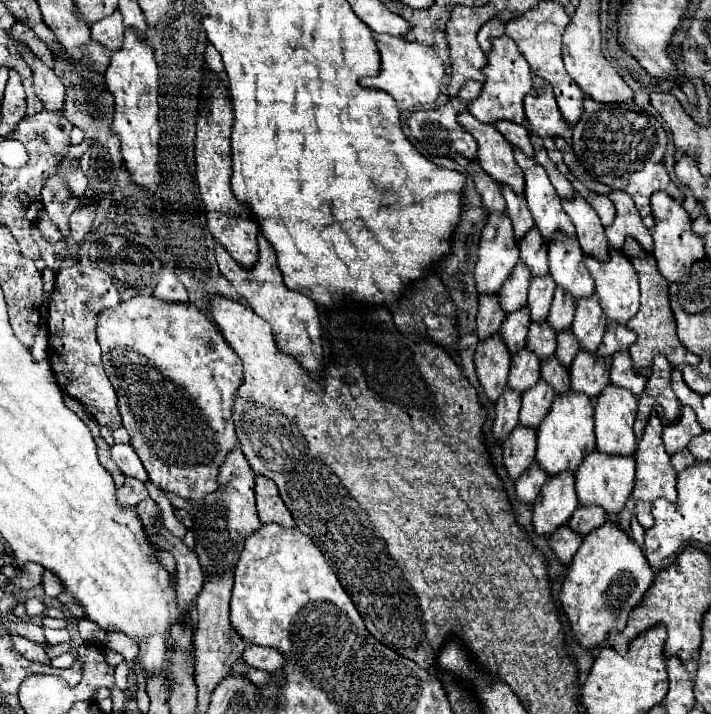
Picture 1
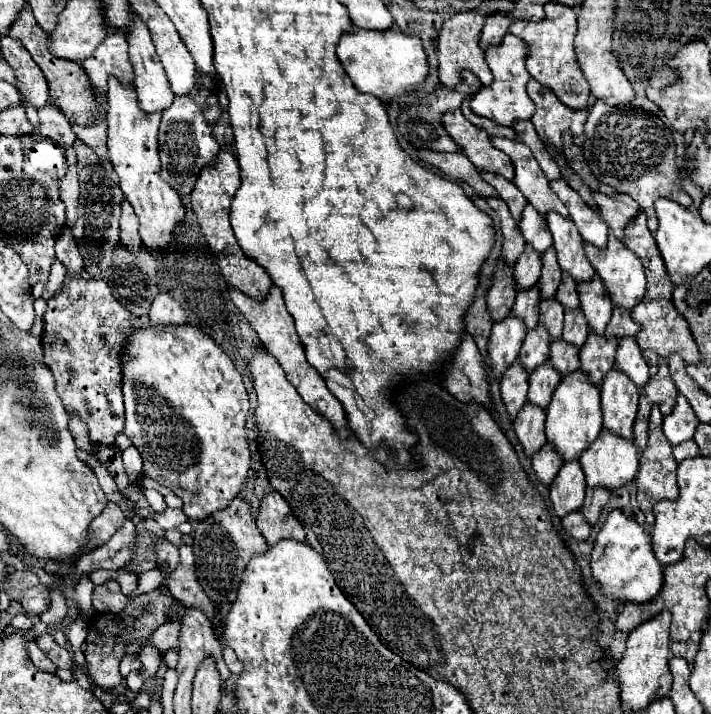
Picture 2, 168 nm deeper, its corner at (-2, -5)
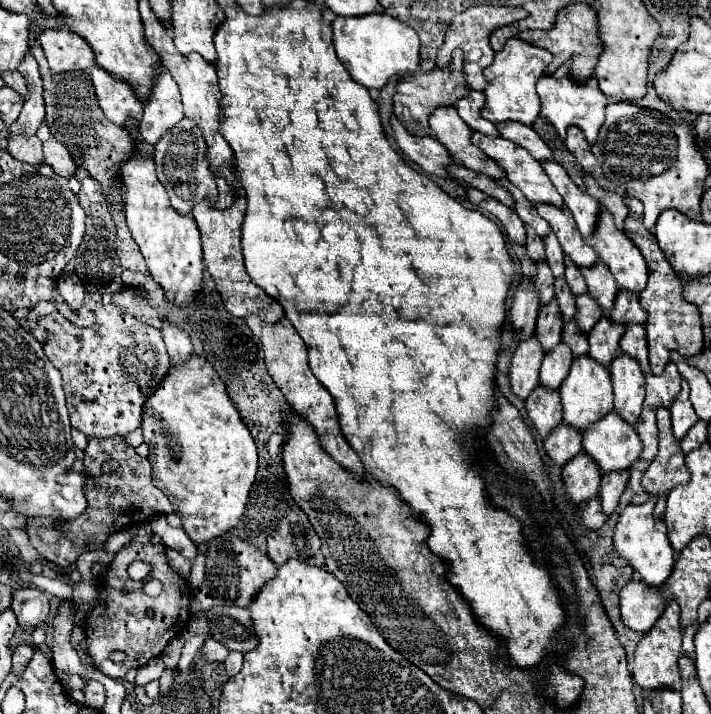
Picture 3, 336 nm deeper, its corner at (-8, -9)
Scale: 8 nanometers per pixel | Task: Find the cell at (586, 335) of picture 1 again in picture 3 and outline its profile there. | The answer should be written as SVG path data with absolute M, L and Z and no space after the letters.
M598 261L594 267L590 269L580 269L586 285L588 285L588 293L594 301L598 301L598 305L602 307L602 313L606 319L610 319L612 309L614 309L614 301L618 295L618 285L614 283L614 277L610 275L608 267Z

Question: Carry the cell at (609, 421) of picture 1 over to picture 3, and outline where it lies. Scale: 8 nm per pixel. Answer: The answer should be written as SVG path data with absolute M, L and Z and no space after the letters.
M620 355L610 365L614 385L614 411L628 423L636 425L644 403L644 375L636 359Z

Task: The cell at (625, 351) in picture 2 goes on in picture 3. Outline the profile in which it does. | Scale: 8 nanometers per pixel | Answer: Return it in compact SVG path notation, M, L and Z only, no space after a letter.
M628 325L626 333L620 339L620 349L622 353L638 359L644 375L650 375L650 365L648 365L648 347L646 347L646 331L644 325Z

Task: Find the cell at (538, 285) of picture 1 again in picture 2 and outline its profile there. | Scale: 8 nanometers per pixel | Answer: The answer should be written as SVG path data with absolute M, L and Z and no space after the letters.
M550 247L542 255L542 263L544 263L544 267L542 267L542 275L540 275L538 287L540 287L542 299L550 299L550 297L556 295L556 287L560 285L560 277L562 277L562 271L560 271L554 247Z

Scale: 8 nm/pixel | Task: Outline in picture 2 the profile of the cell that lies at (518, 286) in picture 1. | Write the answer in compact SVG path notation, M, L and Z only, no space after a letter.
M526 245L524 253L520 255L520 259L514 265L514 275L516 275L518 291L524 291L524 289L536 285L538 279L540 279L540 271L542 271L540 255L534 251L532 245Z

